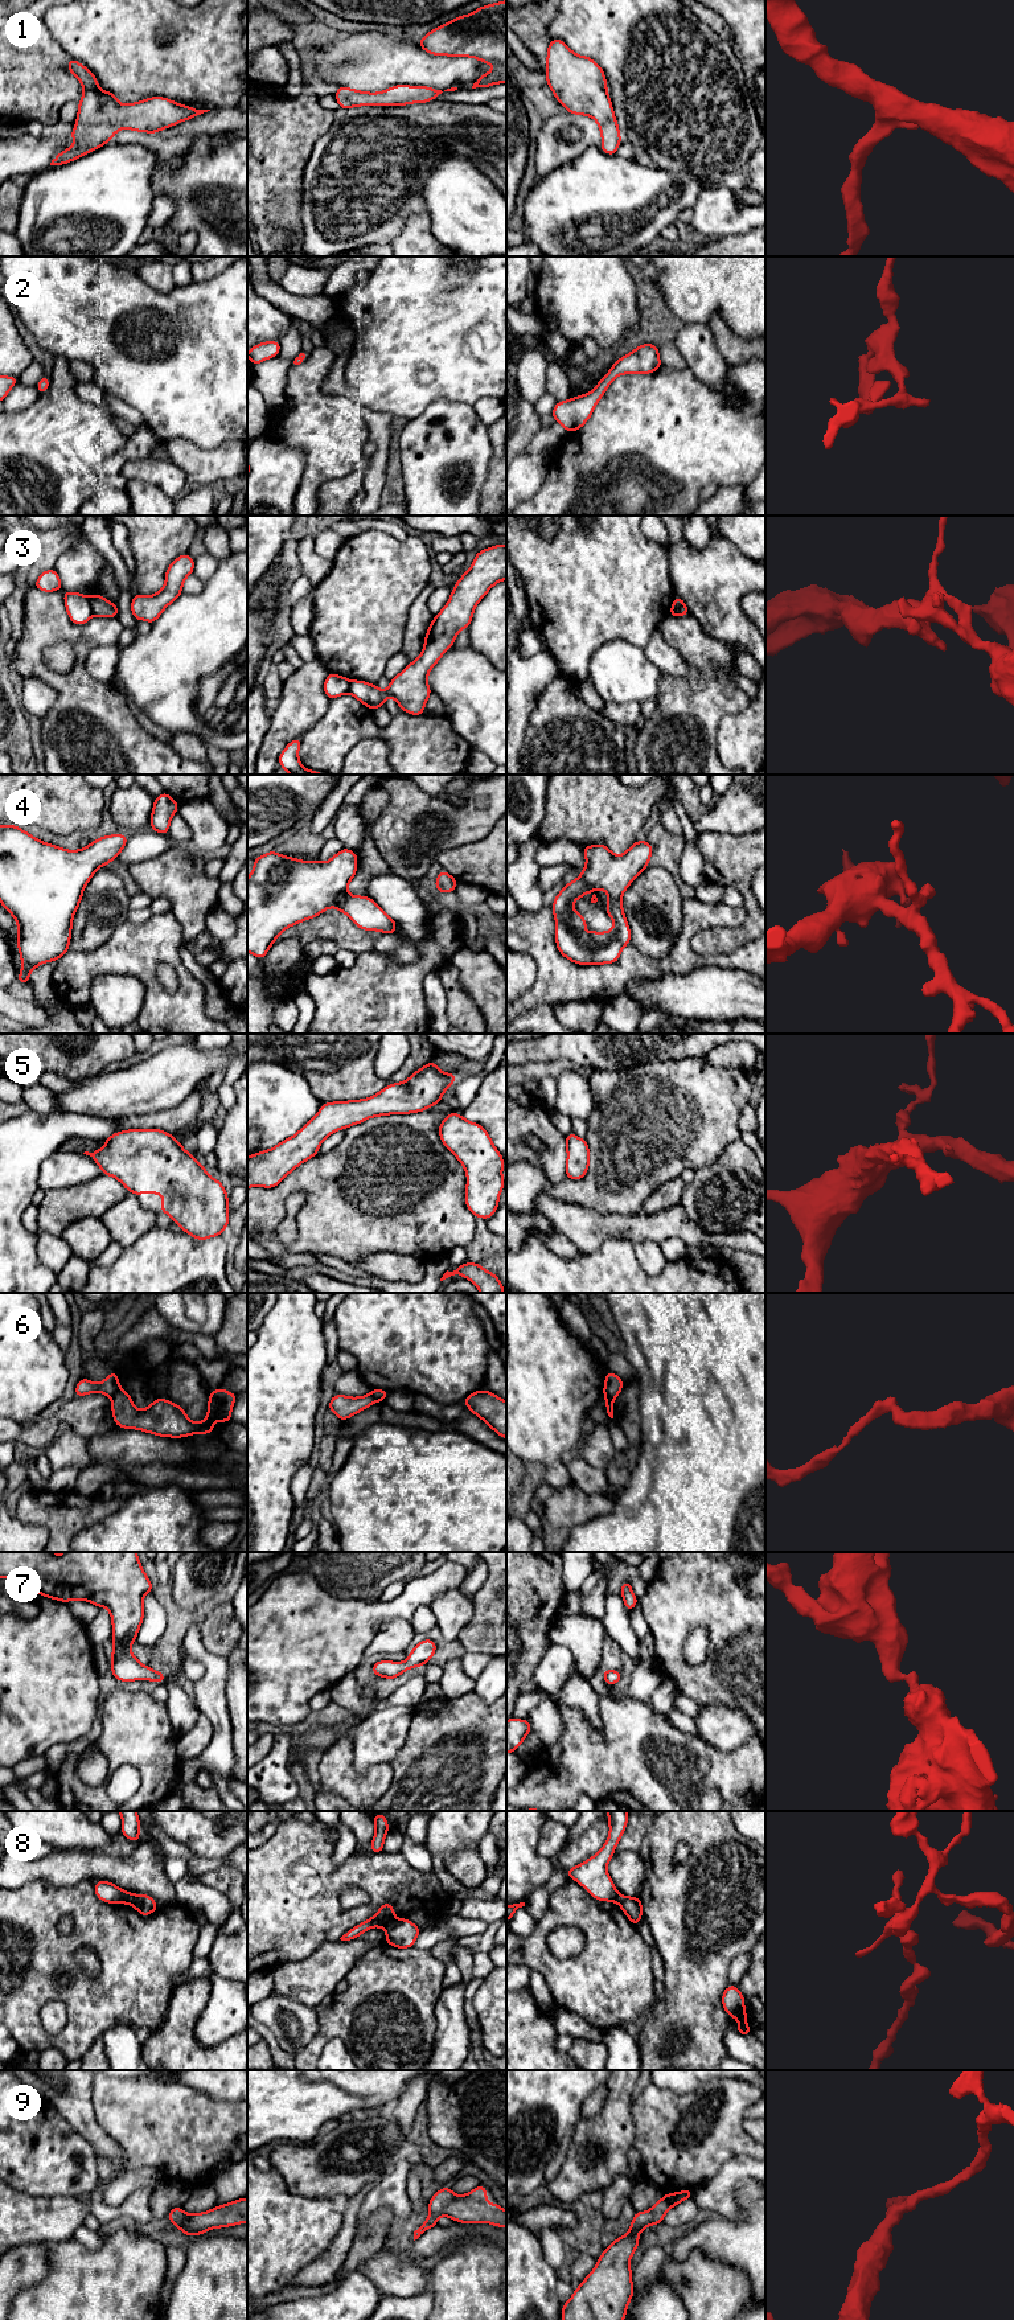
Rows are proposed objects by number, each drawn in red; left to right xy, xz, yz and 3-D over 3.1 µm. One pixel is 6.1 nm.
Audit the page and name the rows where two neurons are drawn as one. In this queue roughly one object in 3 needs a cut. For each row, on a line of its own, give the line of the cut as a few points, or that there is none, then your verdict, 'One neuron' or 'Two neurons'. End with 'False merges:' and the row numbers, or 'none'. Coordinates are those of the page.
1: No split. One neuron
2: No split. One neuron
3: Split along xy (89, 598), (93, 614). Two neurons
4: No split. One neuron
5: No split. One neuron
6: Split along xy (120, 1388), (111, 1396). Two neurons
7: No split. One neuron
8: Split along xz (395, 1920), (385, 1928). Two neurons
9: No split. One neuron
False merges: 3, 6, 8

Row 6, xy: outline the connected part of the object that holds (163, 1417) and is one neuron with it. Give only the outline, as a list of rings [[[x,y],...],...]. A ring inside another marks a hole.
[[[217,1388],[209,1395],[208,1417],[202,1422],[193,1422],[186,1417],[185,1411],[167,1400],[155,1399],[153,1403],[137,1411],[126,1389],[119,1389],[112,1396],[112,1416],[115,1425],[124,1429],[139,1429],[161,1437],[186,1437],[190,1434],[213,1434],[213,1425],[217,1420],[231,1421],[231,1409],[237,1393]]]

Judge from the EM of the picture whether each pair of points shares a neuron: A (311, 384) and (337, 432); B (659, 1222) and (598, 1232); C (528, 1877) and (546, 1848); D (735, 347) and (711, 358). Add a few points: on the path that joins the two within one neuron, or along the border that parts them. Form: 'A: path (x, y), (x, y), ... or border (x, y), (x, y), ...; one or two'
A: path (311, 395), (311, 406), (325, 421); one
B: path (644, 1227), (612, 1227); one
C: border (544, 1824), (540, 1832), (538, 1852), (551, 1860); two
D: border (709, 325), (719, 354), (730, 366); two

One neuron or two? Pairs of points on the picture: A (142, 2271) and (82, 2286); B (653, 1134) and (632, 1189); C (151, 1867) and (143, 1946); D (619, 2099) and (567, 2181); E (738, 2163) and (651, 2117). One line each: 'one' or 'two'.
A: one
B: one
C: two
D: one
E: two

